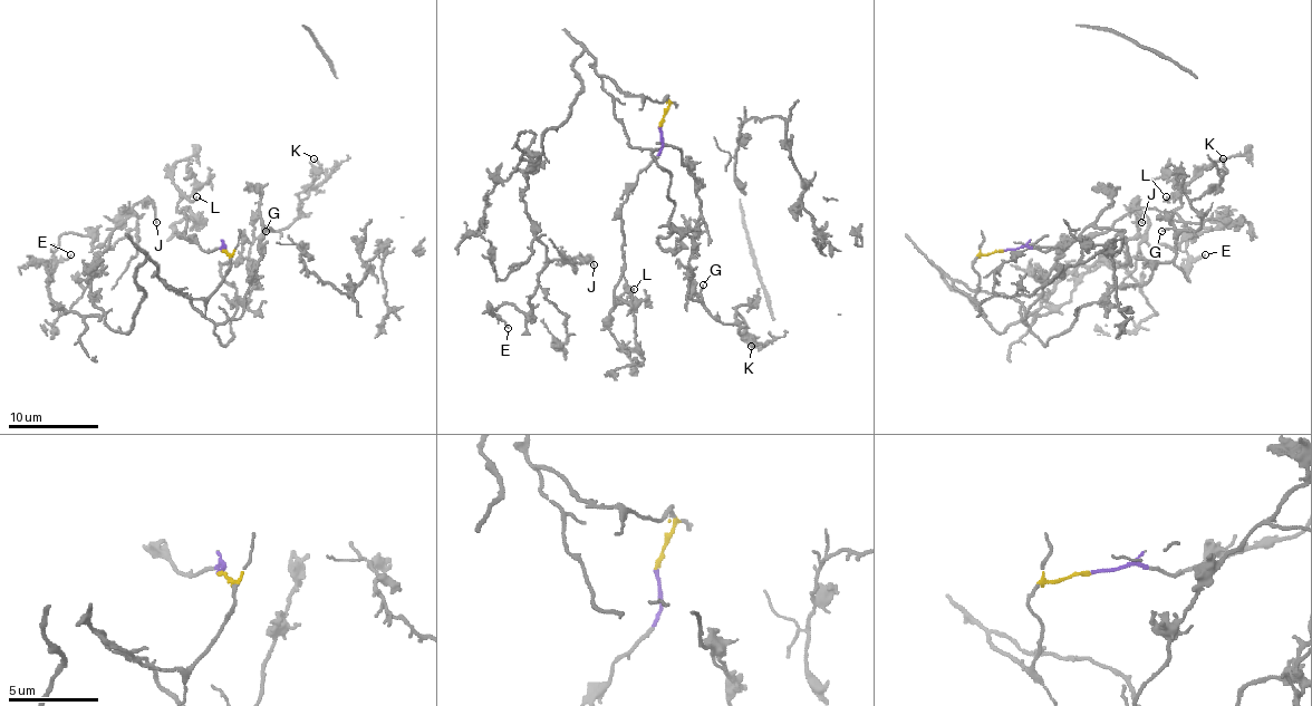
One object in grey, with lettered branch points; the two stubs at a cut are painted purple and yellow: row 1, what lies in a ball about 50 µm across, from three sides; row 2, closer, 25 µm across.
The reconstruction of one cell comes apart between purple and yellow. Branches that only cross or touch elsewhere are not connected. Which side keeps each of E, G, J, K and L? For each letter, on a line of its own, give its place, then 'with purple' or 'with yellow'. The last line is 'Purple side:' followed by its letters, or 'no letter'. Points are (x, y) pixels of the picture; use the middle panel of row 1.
E: place (508, 328); with yellow
G: place (703, 284); with yellow
J: place (594, 264); with yellow
K: place (751, 346); with yellow
L: place (634, 289); with purple
Purple side: L

